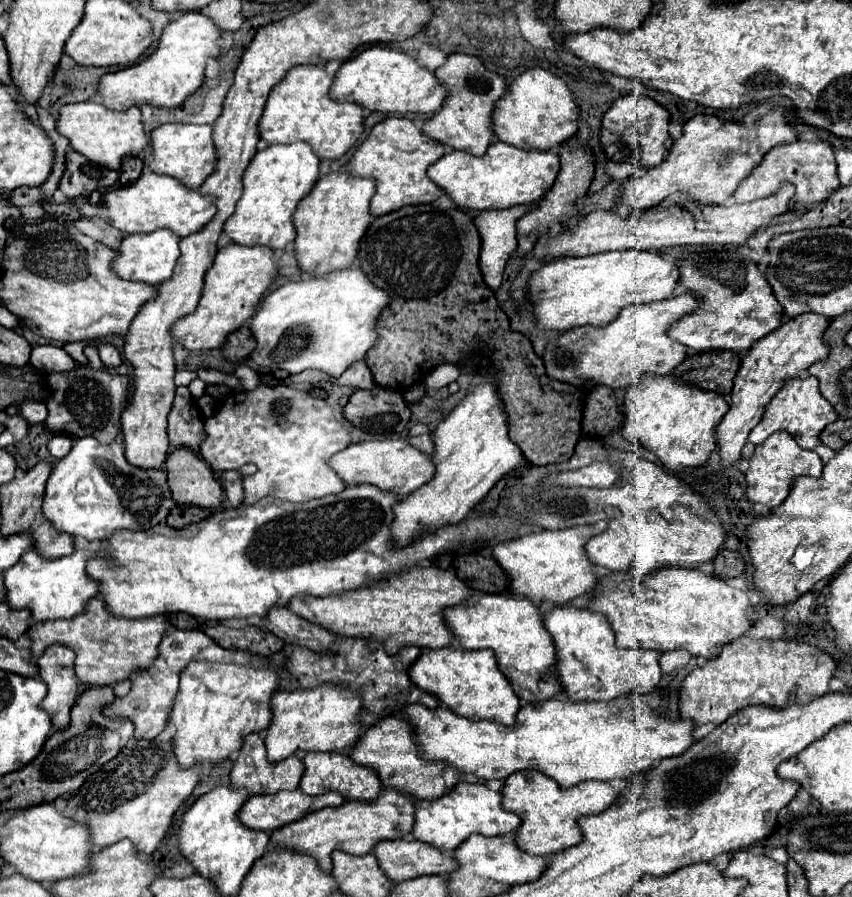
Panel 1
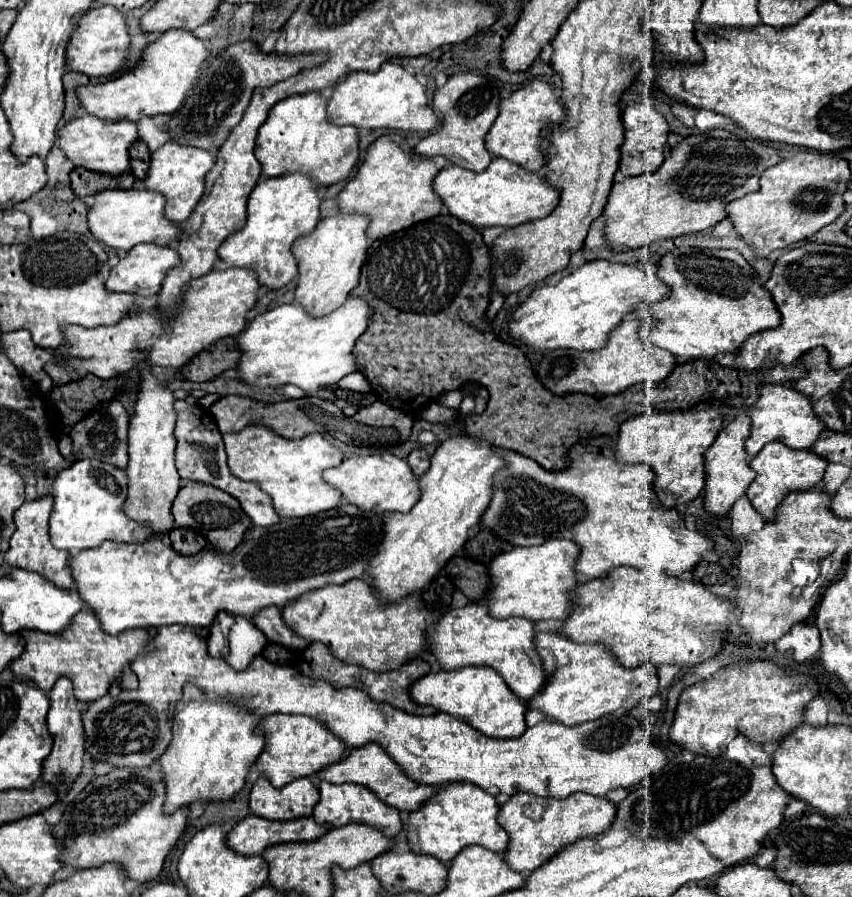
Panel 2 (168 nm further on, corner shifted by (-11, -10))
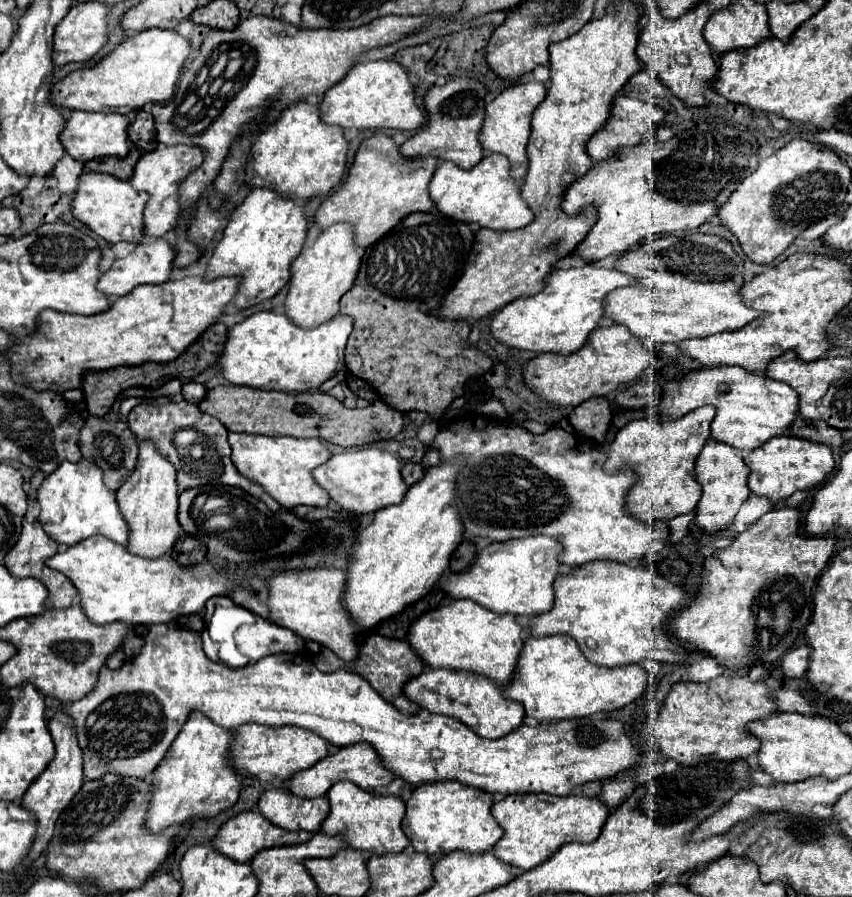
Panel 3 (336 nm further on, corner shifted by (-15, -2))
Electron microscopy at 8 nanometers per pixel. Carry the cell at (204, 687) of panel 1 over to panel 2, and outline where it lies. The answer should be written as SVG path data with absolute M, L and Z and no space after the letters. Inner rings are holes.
M186 684L184 696L174 712L174 738L160 758L160 770L166 782L164 812L188 806L196 800L230 800L244 786L246 774L264 748L264 738L256 734L258 718L226 698L212 704L202 702L202 692Z

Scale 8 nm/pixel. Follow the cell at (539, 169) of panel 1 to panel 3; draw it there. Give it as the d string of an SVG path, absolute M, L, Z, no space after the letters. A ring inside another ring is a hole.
M486 154L474 168L460 168L454 162L440 162L430 182L430 198L442 214L476 222L492 230L518 230L534 220L534 212L520 194L520 186L510 176L510 162L504 154Z

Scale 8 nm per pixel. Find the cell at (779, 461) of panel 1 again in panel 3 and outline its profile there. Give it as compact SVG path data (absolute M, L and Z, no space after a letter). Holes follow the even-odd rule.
M776 436L764 442L752 454L748 454L744 462L750 468L750 476L748 476L750 492L768 498L774 504L786 500L796 490L816 488L818 484L822 484L824 478L828 478L834 472L834 454L830 446L812 444L808 440L794 436Z

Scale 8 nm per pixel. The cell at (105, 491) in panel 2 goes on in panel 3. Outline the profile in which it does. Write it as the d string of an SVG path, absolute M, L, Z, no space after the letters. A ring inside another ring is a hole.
M82 458L80 462L64 460L38 488L40 522L46 534L58 544L78 544L90 536L102 534L118 544L128 544L128 522L120 514L116 492L104 486L104 472L94 462Z

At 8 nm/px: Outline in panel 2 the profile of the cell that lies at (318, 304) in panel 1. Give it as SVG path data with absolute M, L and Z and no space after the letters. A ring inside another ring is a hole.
M348 298L328 316L314 318L298 304L282 304L258 314L238 336L240 346L240 380L250 386L280 388L294 384L306 392L338 384L346 374L356 370L352 348L366 330L372 310L360 298Z

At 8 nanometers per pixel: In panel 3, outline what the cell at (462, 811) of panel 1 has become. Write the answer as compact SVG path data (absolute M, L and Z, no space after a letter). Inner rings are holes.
M442 780L418 786L406 802L402 830L414 850L426 854L450 854L454 850L486 852L496 846L504 830L492 816L492 796L480 788L464 786L458 780Z

